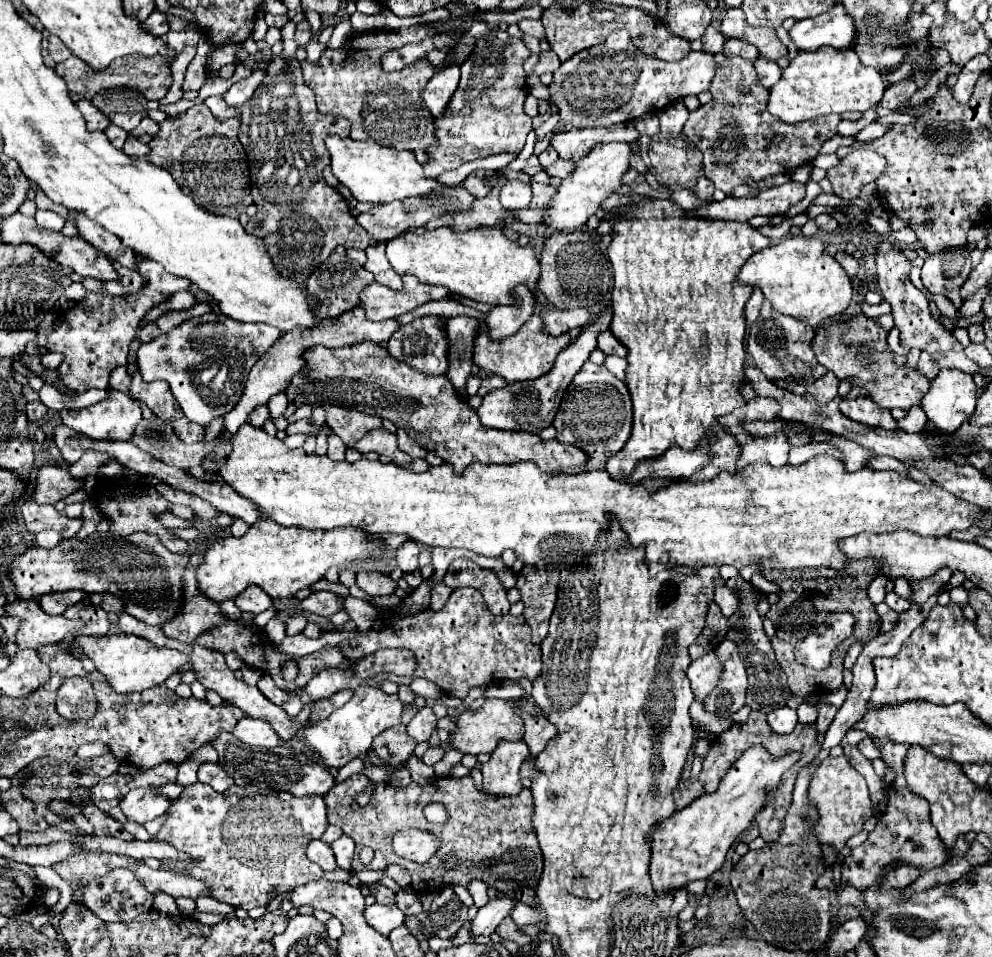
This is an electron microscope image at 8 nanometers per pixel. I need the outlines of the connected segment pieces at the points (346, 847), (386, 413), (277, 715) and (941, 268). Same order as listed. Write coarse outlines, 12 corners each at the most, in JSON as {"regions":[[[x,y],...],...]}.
{"regions":[[[342,835],[332,845],[340,869],[348,869],[354,857],[354,841]],[[378,343],[314,347],[296,405],[388,419],[462,473],[586,463],[576,445],[486,429],[446,375]],[[198,643],[173,648],[188,655],[198,681],[226,703],[270,721],[282,741],[296,739],[312,705],[290,717],[234,677],[222,653]],[[962,249],[924,261],[922,283],[948,295],[964,285],[972,265]]]}

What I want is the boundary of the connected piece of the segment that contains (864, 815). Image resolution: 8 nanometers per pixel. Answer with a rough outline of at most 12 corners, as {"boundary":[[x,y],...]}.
{"boundary":[[846,755],[810,783],[820,843],[842,849],[874,811]]}

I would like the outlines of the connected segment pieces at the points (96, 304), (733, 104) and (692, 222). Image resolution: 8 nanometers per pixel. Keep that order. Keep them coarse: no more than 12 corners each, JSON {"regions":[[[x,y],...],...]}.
{"regions":[[[142,259],[140,295],[88,293],[62,311],[46,351],[76,393],[106,389],[146,311],[188,289]],[[724,59],[684,135],[726,195],[814,159],[840,115],[782,123],[752,61]],[[634,197],[606,213],[632,433],[606,471],[708,441],[744,407],[748,221]]]}

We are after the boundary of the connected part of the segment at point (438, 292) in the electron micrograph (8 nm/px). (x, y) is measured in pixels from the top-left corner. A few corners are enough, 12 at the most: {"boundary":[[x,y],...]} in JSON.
{"boundary":[[402,275],[400,291],[364,287],[366,319],[394,319],[428,301],[444,299],[447,288]]}

